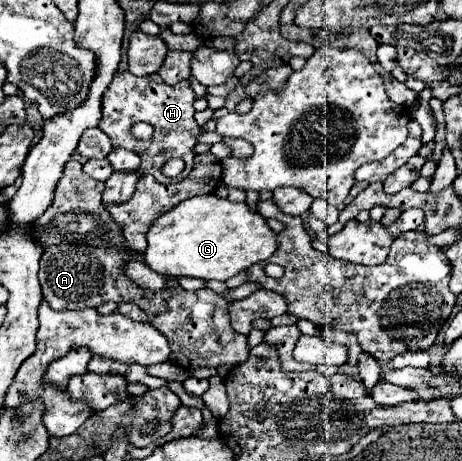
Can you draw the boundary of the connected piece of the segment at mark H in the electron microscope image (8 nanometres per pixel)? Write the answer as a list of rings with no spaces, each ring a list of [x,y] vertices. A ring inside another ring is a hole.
[[[129,70],[125,72],[115,72],[113,82],[109,84],[107,92],[103,94],[103,118],[99,122],[99,128],[111,138],[113,148],[125,148],[131,150],[135,154],[139,154],[141,158],[141,166],[139,166],[139,174],[151,174],[155,176],[155,180],[159,184],[175,184],[187,178],[187,174],[193,168],[193,146],[197,144],[195,138],[197,134],[203,132],[201,126],[197,126],[197,122],[193,120],[193,102],[195,102],[195,92],[191,88],[189,80],[183,80],[175,86],[169,86],[161,80],[159,74],[149,74],[149,76],[133,76]],[[133,122],[149,122],[155,132],[153,138],[147,142],[135,140],[129,132]],[[167,158],[183,158],[185,162],[185,170],[177,176],[177,178],[165,178],[161,174],[161,166],[165,164]]]

